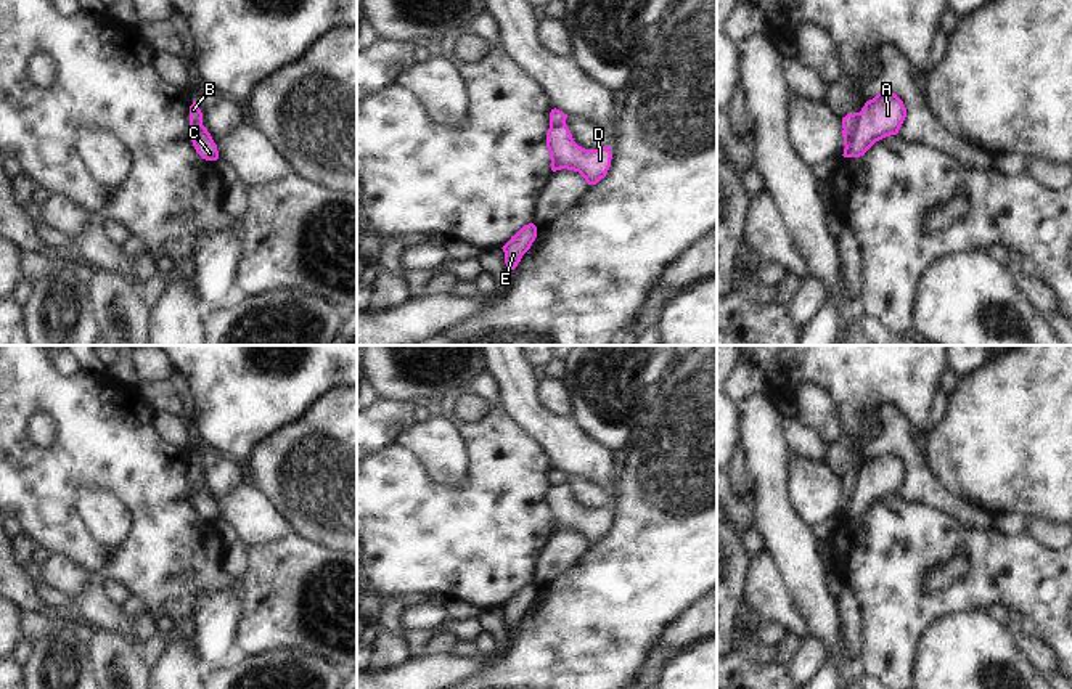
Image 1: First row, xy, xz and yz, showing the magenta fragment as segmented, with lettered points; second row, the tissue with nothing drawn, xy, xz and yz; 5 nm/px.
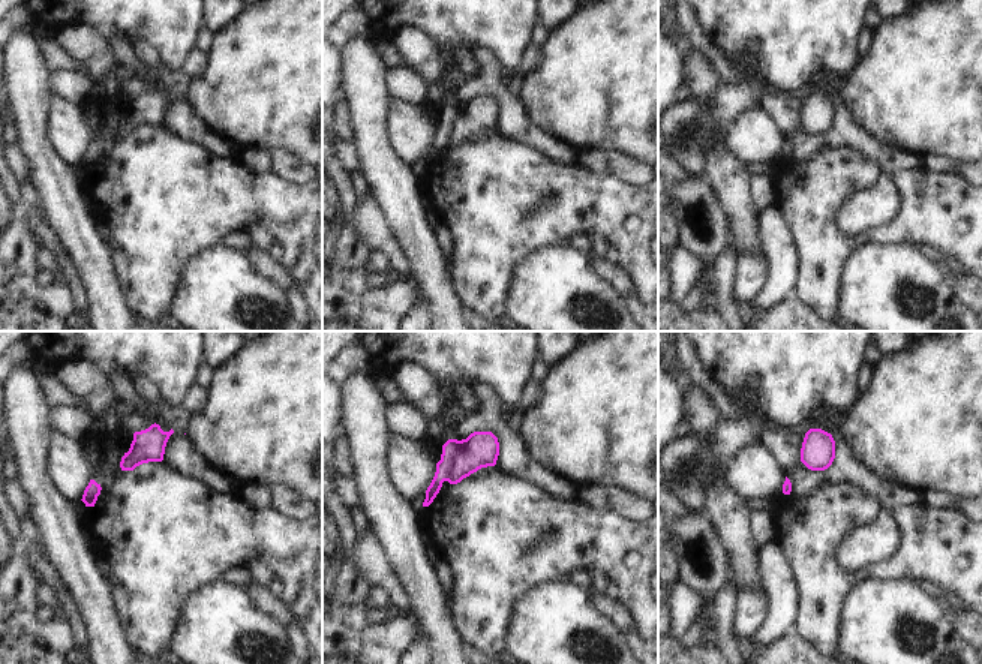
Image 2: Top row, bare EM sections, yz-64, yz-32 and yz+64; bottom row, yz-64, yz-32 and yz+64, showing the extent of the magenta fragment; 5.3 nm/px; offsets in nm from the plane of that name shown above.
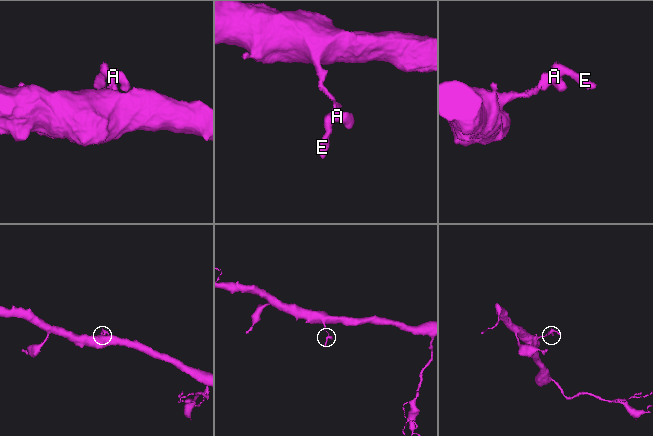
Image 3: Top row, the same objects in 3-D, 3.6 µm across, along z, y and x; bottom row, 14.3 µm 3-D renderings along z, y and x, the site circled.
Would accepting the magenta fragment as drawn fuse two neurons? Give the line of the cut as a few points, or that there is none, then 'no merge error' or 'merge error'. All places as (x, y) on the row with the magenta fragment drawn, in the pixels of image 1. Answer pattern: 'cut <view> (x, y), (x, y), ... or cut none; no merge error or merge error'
cut yz (860, 113), (855, 132), (846, 146); merge error

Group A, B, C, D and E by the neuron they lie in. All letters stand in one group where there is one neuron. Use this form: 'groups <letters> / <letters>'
groups A C D E / B

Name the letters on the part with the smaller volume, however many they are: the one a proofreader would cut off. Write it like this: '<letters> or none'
A, C, D, E

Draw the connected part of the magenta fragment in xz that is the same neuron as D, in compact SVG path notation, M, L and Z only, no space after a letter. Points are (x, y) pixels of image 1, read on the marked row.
M566 124L548 128L546 148L553 172L561 169L579 172L588 185L596 185L611 167L612 153L609 146L599 149L579 146Z

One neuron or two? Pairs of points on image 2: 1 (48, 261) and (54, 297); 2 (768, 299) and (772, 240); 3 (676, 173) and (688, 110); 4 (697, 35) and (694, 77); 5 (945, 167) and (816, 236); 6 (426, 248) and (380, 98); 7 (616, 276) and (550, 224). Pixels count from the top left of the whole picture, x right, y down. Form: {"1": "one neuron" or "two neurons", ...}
{"1": "two neurons", "2": "one neuron", "3": "two neurons", "4": "two neurons", "5": "two neurons", "6": "one neuron", "7": "two neurons"}

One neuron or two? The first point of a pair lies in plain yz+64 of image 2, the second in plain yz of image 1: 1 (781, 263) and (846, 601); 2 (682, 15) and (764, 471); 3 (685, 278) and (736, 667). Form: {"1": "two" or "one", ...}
{"1": "one", "2": "two", "3": "two"}

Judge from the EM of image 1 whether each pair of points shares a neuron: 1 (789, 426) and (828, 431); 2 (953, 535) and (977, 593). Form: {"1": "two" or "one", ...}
{"1": "two", "2": "one"}

